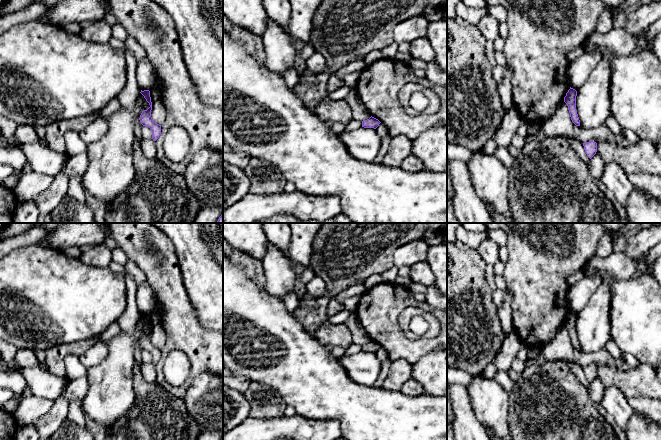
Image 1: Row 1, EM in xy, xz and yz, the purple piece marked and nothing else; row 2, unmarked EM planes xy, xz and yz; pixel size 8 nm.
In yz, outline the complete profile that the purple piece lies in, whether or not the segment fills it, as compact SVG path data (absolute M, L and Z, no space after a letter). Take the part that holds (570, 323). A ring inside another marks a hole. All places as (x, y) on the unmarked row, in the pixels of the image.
M570 311L568 316L566 317L566 320L564 321L564 326L568 330L568 334L569 334L572 346L576 350L580 350L580 344L576 334L576 320L577 320L577 315Z

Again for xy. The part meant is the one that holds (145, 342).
M141 314L140 317L144 320L146 325L149 327L150 331L147 334L142 335L139 344L143 350L147 350L151 353L151 355L152 355L151 363L156 365L159 362L159 360L161 359L161 349L155 347L151 341L152 326L151 326L151 321L150 321L150 315Z

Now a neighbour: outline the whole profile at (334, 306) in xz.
M331 298L331 300L329 301L328 305L327 305L327 315L328 317L333 316L341 311L343 311L345 308L343 306L343 304L334 299Z

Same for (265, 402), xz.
M251 382L244 396L249 401L250 417L270 419L284 415L286 402L274 389L264 384Z

